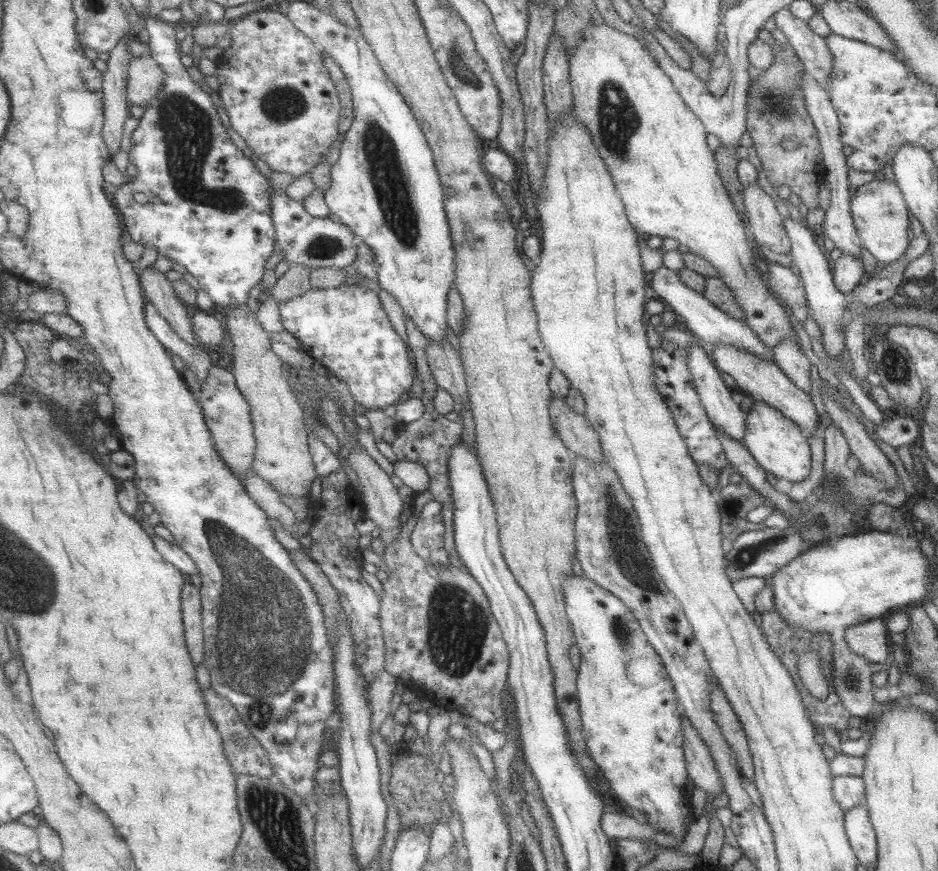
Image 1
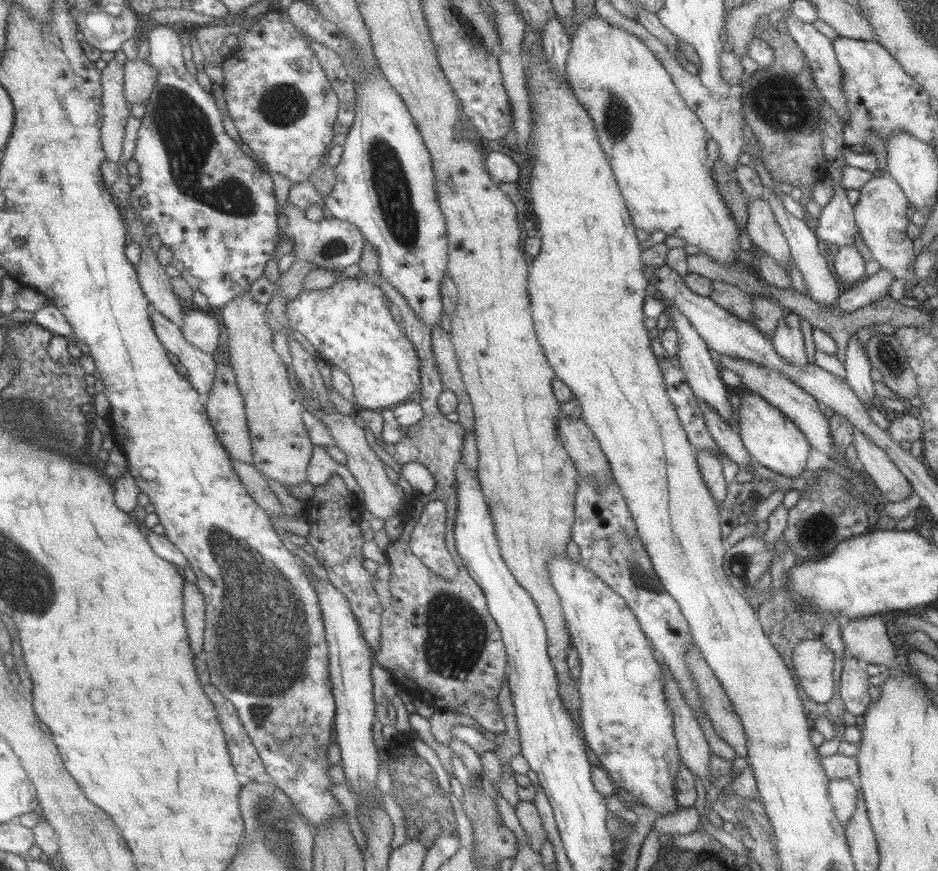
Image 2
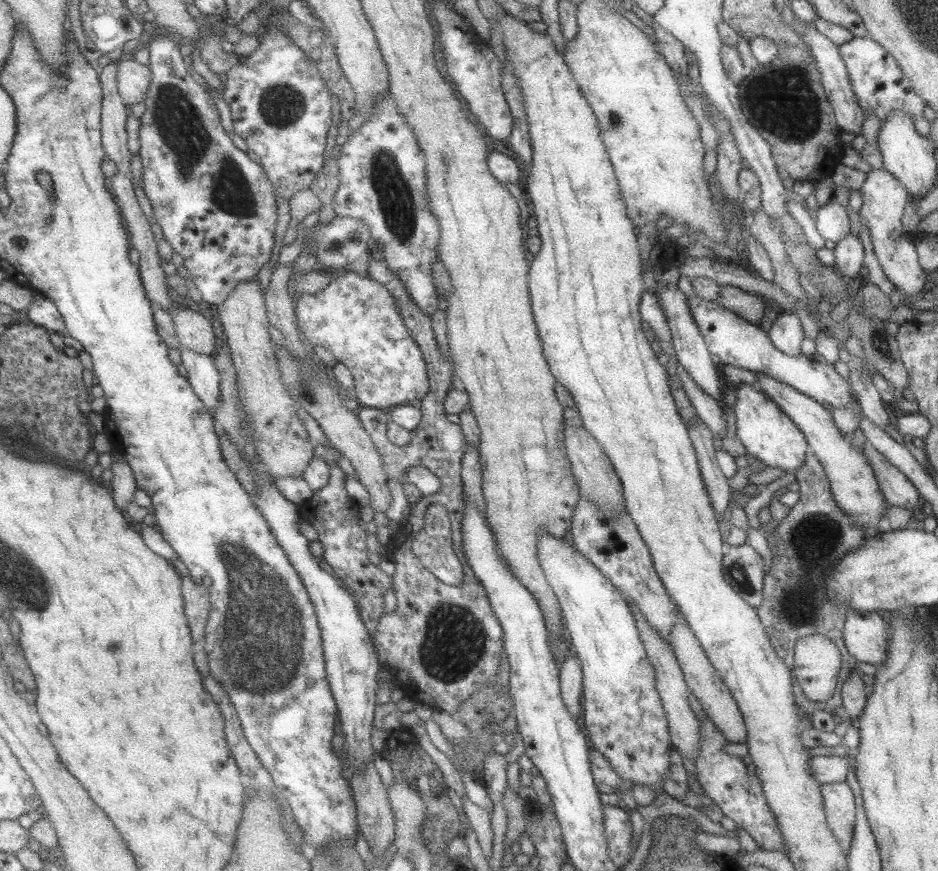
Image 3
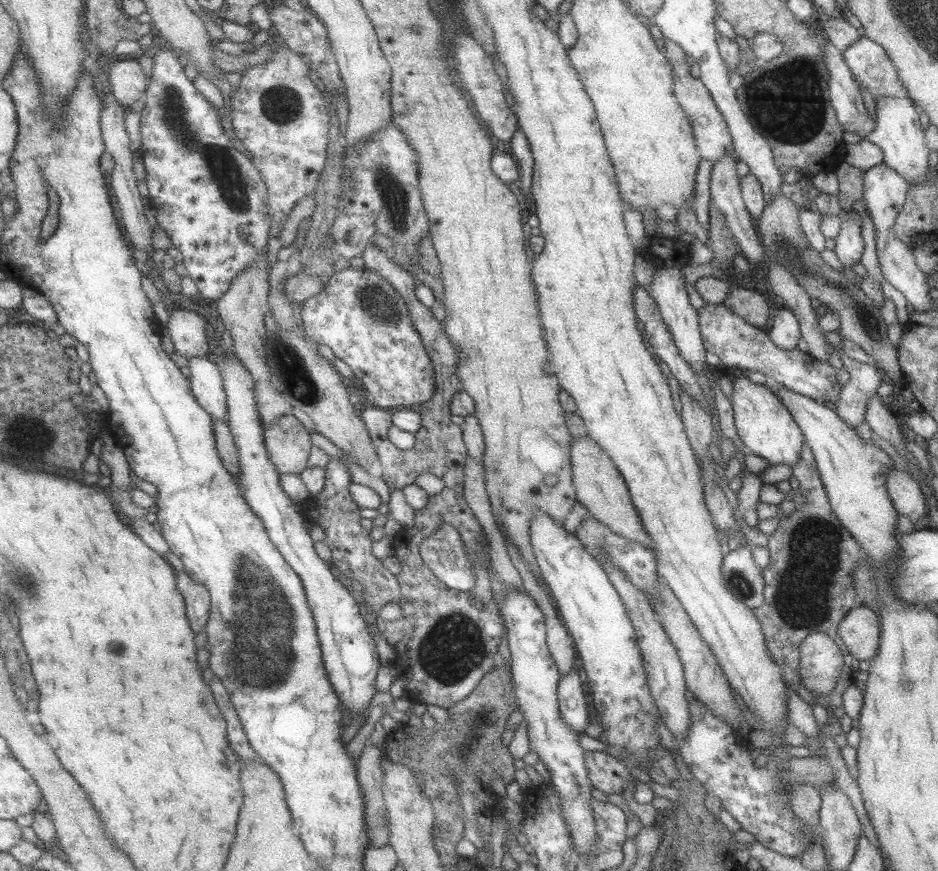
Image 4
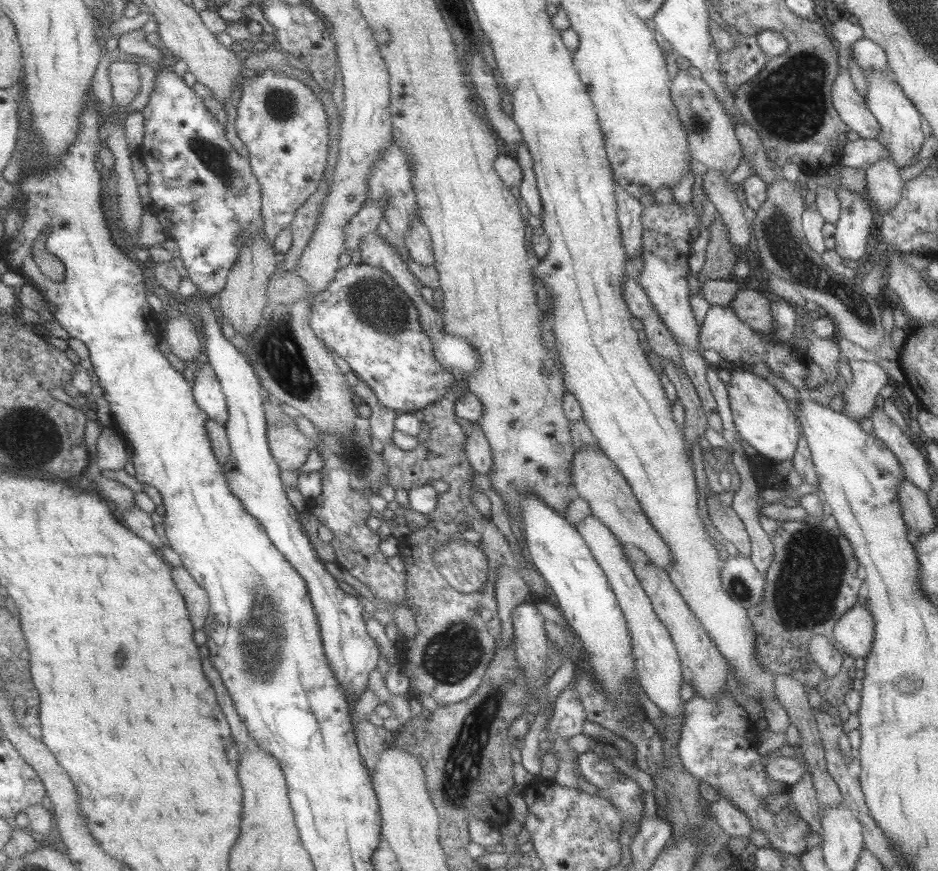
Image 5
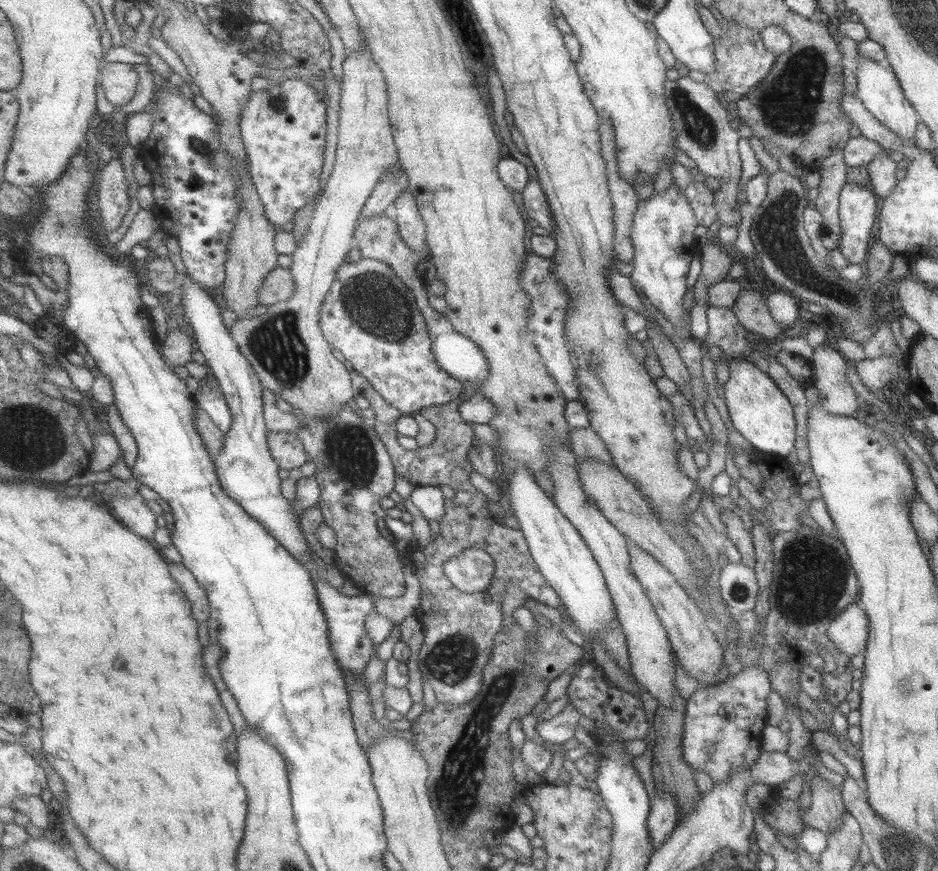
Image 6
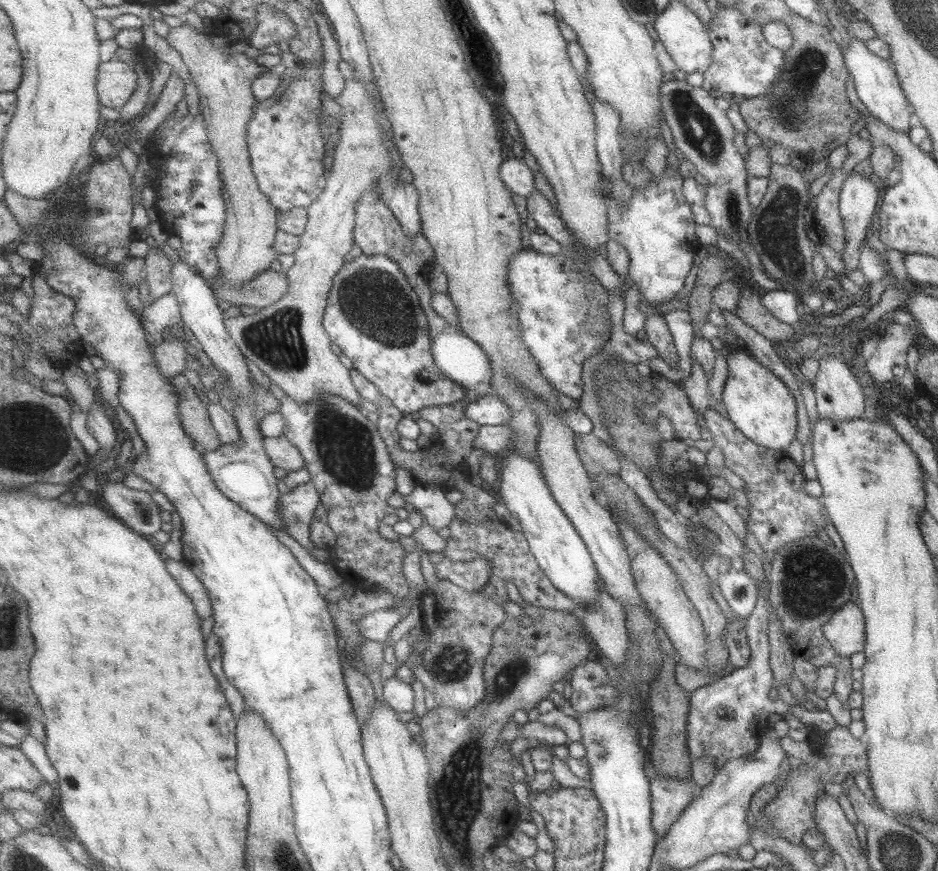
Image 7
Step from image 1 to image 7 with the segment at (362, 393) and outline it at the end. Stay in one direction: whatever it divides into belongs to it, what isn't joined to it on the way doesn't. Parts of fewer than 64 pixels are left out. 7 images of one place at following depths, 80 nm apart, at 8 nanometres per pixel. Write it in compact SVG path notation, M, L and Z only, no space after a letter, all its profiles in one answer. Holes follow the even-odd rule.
M362 254L346 261L335 277L324 316L324 325L336 349L352 361L355 369L376 384L403 414L422 413L430 406L450 405L461 402L467 396L468 388L449 378L441 367L437 366L432 351L428 315L418 292L401 270L400 263L395 262L390 256Z

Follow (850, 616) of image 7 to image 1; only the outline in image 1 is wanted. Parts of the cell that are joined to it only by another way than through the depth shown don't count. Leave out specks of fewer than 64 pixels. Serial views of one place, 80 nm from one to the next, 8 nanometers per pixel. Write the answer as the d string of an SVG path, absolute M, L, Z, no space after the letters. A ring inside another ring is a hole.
M873 618L848 626L845 630L844 642L847 648L862 656L867 662L878 662L888 666L887 647L888 630L880 618Z

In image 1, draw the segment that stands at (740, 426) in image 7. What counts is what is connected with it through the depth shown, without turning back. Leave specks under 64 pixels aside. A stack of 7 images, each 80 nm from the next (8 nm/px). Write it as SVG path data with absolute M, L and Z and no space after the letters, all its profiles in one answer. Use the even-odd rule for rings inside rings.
M754 397L752 406L744 410L746 419L743 444L756 463L777 479L784 478L798 483L807 478L810 468L809 445L805 436L799 433L799 427L790 418Z

